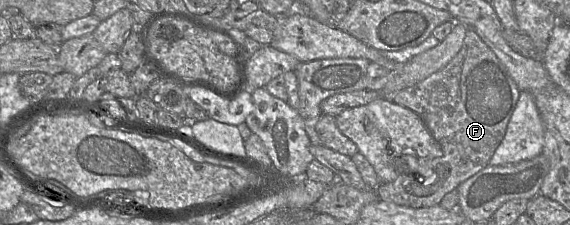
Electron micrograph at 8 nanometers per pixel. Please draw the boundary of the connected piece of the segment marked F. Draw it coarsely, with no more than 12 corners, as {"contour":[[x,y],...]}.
{"contour":[[467,28],[445,67],[394,103],[420,116],[442,156],[376,188],[439,205],[489,166],[520,90]]}

